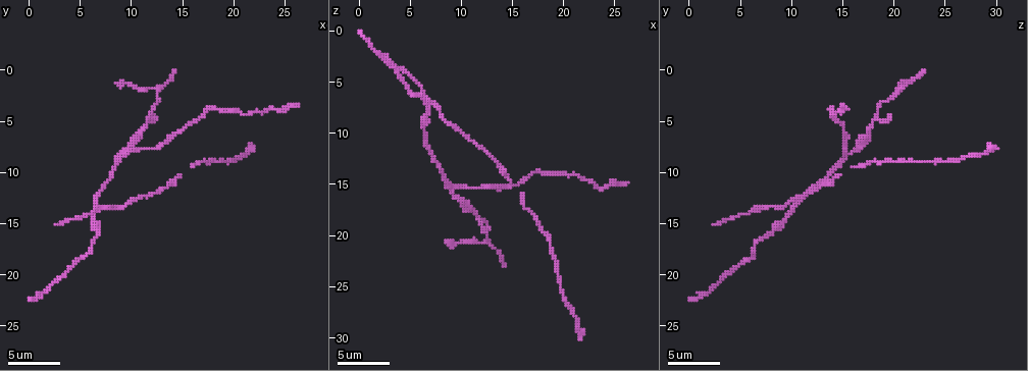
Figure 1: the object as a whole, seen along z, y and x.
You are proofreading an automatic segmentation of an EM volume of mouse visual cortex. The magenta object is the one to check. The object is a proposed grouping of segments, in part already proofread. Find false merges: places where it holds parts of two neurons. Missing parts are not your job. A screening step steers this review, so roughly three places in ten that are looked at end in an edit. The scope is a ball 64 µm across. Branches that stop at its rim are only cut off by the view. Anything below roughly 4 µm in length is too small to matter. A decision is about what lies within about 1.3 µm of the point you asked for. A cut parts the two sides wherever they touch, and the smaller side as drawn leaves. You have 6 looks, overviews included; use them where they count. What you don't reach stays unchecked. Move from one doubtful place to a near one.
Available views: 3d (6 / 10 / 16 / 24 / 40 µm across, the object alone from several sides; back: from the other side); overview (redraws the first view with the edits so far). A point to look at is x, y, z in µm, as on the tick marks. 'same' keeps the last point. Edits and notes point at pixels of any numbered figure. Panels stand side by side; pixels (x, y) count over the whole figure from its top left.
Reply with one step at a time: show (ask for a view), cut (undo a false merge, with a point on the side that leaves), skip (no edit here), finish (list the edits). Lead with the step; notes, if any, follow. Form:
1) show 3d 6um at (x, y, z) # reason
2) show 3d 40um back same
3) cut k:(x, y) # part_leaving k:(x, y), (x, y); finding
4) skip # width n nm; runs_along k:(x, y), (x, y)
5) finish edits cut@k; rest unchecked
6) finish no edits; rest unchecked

show 3d 16um at (9.0, 8.4, 15.6) # three arms meet

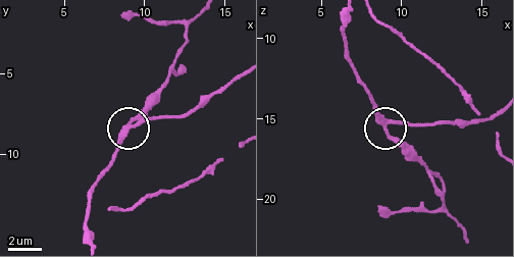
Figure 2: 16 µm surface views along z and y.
show 3d 6um at (9.0, 8.2, 15.6) # zoom in

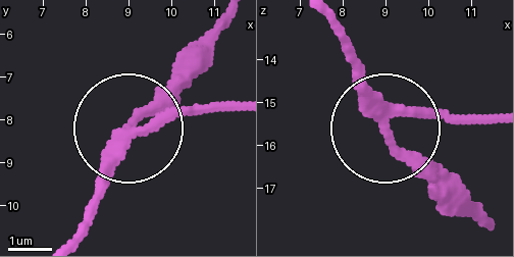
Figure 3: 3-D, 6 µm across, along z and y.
skip # runs_along 3:(328, 19), (372, 117), (467, 213); continuous, no second neuron

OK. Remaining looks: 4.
show 3d 10um at (13.6, 11.6, 12.6) # calibre changes

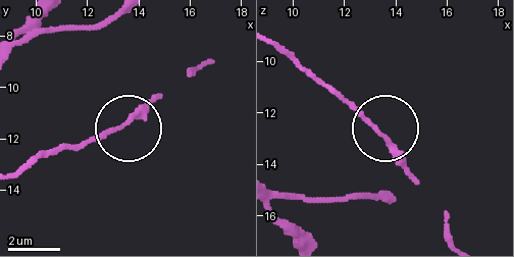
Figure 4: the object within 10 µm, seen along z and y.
skip # runs_along 4:(21, 169), (61, 148), (107, 137), (158, 95); continuous, no second neuron

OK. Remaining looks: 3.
show 3d 6um at (6.4, 14.8, 8.6) # two arms in line, one across

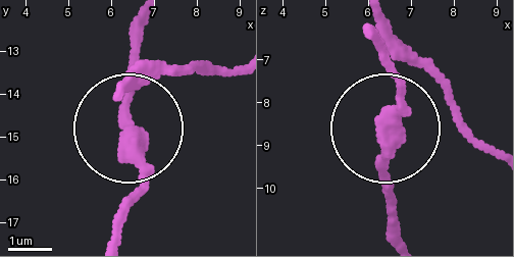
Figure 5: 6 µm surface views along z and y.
skip # arms 3; continuous, no second neuron

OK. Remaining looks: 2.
finish no edits; rest unchecked

